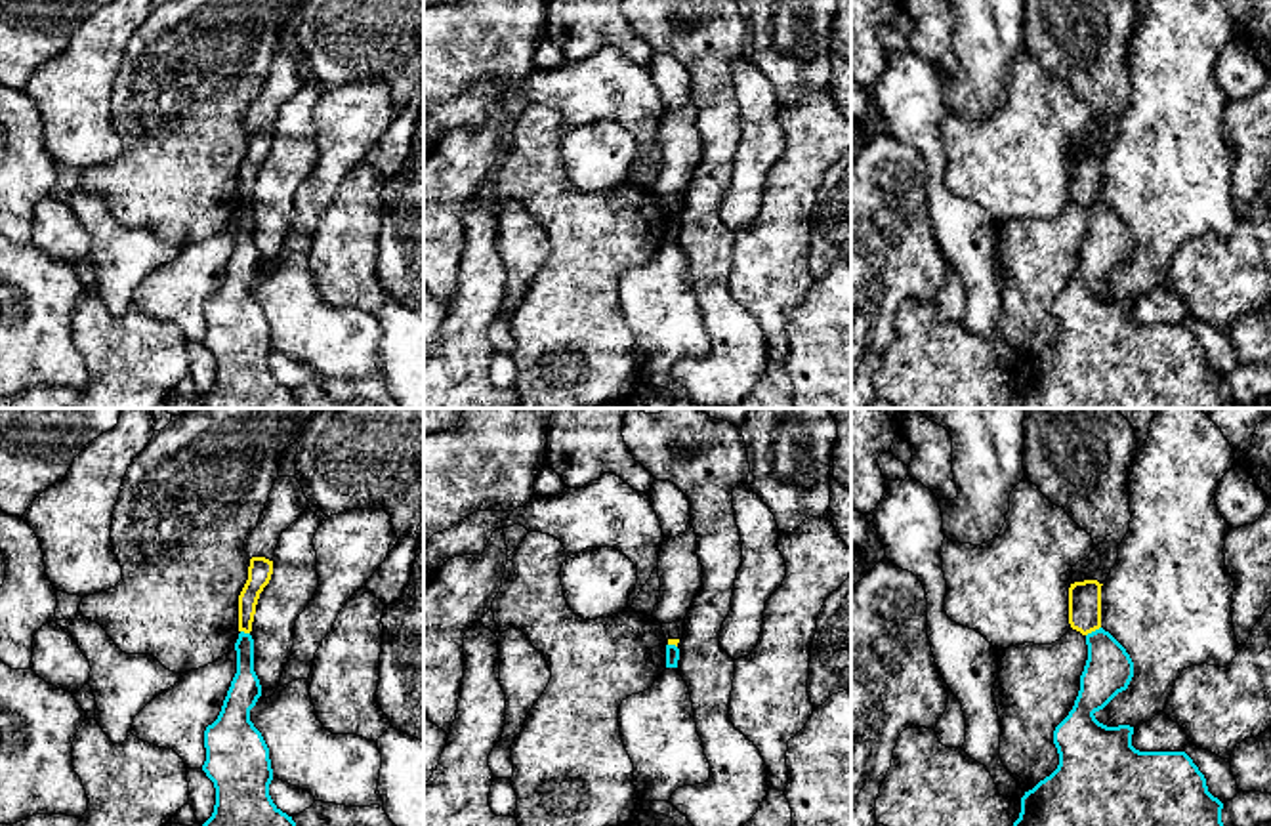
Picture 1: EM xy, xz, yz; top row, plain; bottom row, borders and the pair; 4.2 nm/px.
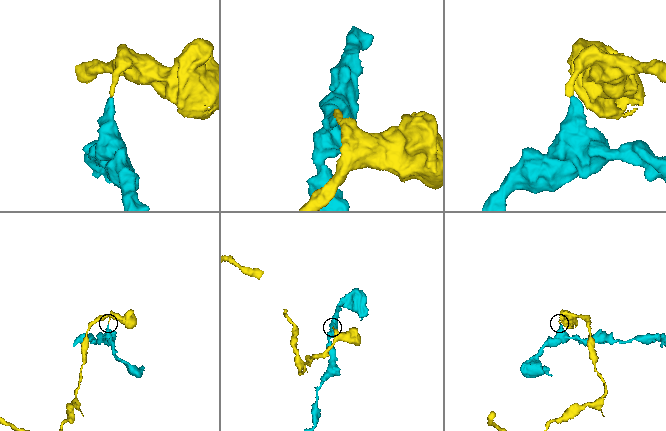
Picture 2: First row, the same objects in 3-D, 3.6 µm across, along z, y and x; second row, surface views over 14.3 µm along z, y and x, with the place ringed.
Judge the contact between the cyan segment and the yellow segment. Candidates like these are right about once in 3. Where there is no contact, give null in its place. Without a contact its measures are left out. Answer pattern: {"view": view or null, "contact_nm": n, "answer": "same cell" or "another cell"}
{"view": "yz", "contact_nm": 80, "answer": "another cell"}

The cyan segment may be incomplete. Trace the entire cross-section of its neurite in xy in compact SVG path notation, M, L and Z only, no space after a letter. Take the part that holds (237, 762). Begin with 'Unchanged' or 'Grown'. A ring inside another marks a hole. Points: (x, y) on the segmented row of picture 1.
Unchanged. M240 631L235 650L237 673L218 719L204 731L202 771L214 782L216 805L202 826L296 826L269 795L269 748L250 721L250 710L261 696L252 635Z

